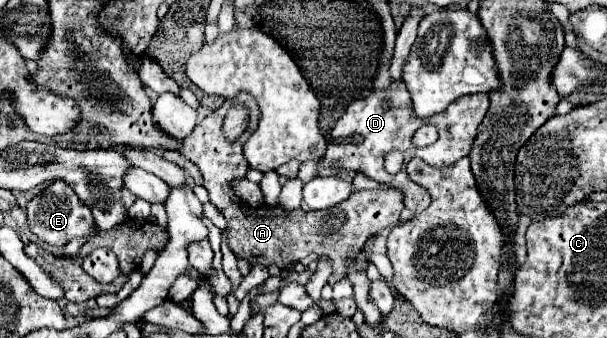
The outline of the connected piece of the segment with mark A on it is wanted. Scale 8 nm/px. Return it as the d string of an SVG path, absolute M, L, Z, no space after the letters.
M227 99L223 107L215 109L209 117L205 117L195 131L181 141L179 153L187 159L191 159L199 171L203 173L203 187L209 191L211 203L221 209L225 219L229 221L229 247L235 253L237 259L247 259L251 265L277 265L279 269L287 269L291 263L297 263L305 259L307 255L315 253L317 257L325 257L331 261L331 275L327 279L329 285L335 285L339 279L347 275L347 267L355 261L355 255L363 249L365 241L381 233L385 227L393 227L399 221L403 199L401 191L397 189L365 189L365 191L353 191L349 199L345 199L337 207L329 207L323 211L303 211L303 209L283 209L279 205L259 205L251 207L243 203L235 191L233 183L237 179L243 179L249 163L243 155L243 147L237 147L235 143L227 143L223 139L223 119L229 107L241 101Z

